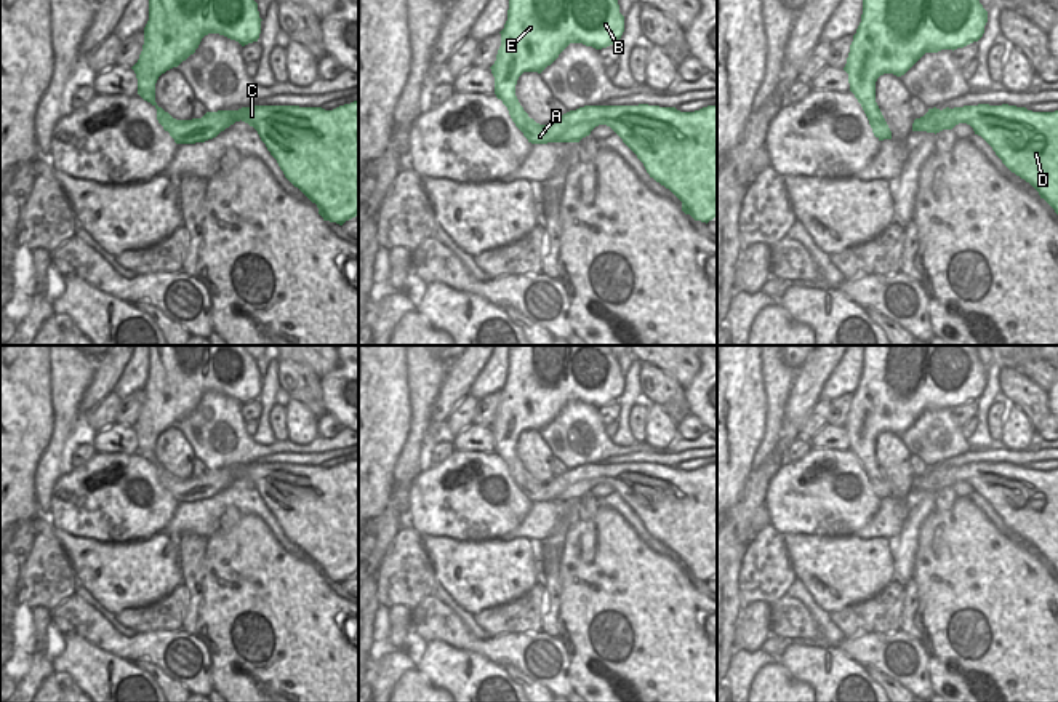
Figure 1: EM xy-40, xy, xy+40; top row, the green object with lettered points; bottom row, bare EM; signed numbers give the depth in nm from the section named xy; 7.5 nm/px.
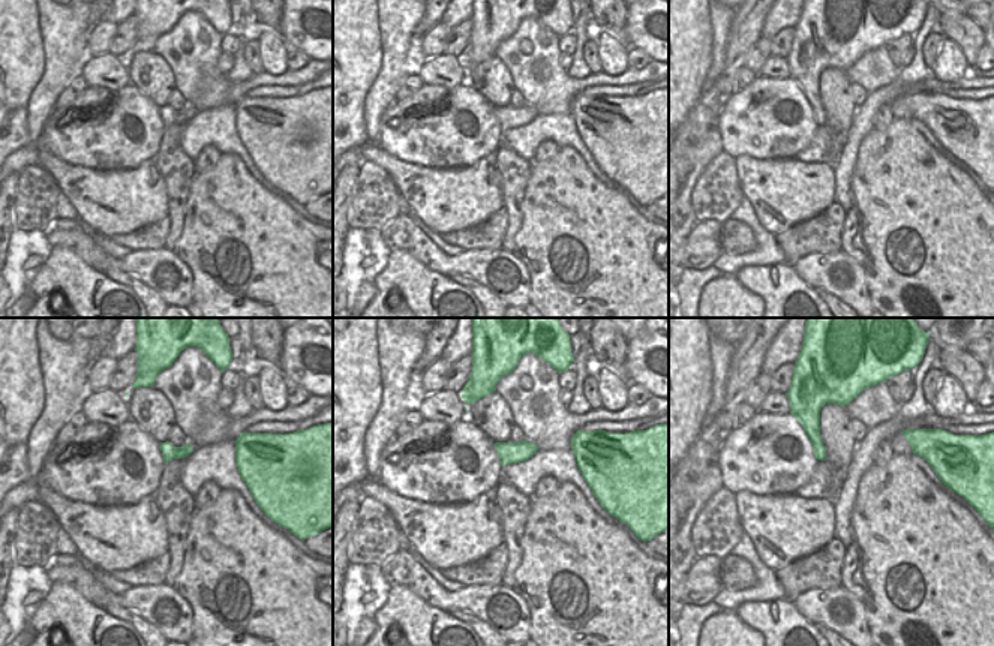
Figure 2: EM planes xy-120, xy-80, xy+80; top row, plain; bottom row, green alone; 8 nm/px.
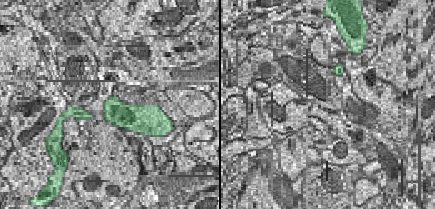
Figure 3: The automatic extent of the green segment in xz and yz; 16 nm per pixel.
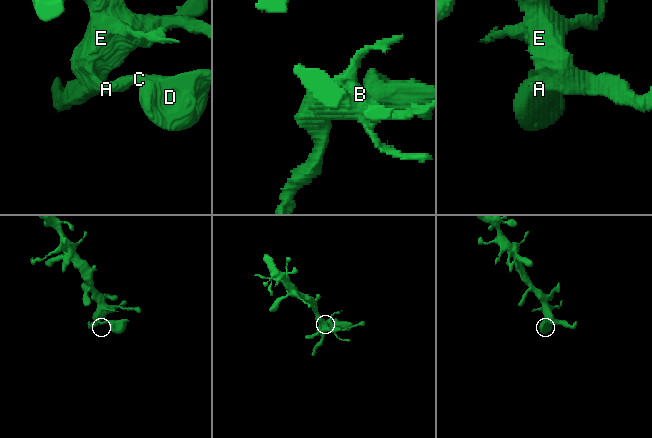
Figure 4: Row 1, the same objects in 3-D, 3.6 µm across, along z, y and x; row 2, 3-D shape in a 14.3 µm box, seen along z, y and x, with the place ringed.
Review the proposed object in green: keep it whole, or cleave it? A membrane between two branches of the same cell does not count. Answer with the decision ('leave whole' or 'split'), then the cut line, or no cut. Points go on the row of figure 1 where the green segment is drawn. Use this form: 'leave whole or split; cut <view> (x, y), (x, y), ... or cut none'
leave whole; cut none

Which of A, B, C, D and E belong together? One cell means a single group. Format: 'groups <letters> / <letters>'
groups A B C D E

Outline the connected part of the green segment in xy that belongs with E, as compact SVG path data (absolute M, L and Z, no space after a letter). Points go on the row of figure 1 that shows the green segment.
M509 0L507 21L499 32L501 46L490 67L495 94L531 144L579 142L595 126L610 126L643 163L650 177L682 201L682 211L707 224L717 217L717 104L695 112L648 104L584 106L539 125L528 117L515 96L515 85L523 72L541 74L570 43L602 50L618 43L623 32L624 16L618 0Z

